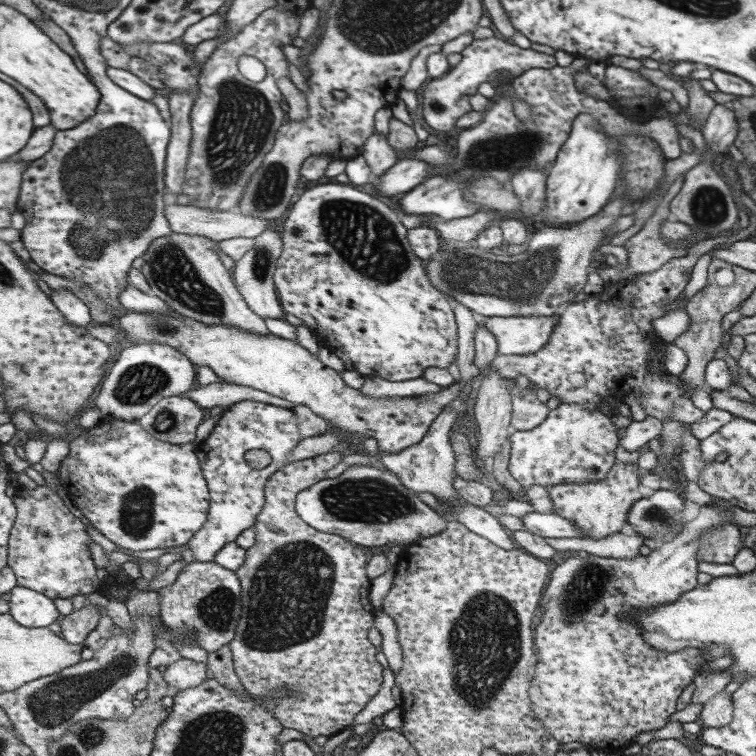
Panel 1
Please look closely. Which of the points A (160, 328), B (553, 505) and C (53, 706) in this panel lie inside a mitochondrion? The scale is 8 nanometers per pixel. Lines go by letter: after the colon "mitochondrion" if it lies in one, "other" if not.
A: mitochondrion
B: other
C: mitochondrion

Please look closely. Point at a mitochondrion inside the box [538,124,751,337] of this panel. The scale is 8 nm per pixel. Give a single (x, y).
(709, 207)

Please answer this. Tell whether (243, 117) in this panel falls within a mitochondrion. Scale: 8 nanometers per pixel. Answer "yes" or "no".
yes

